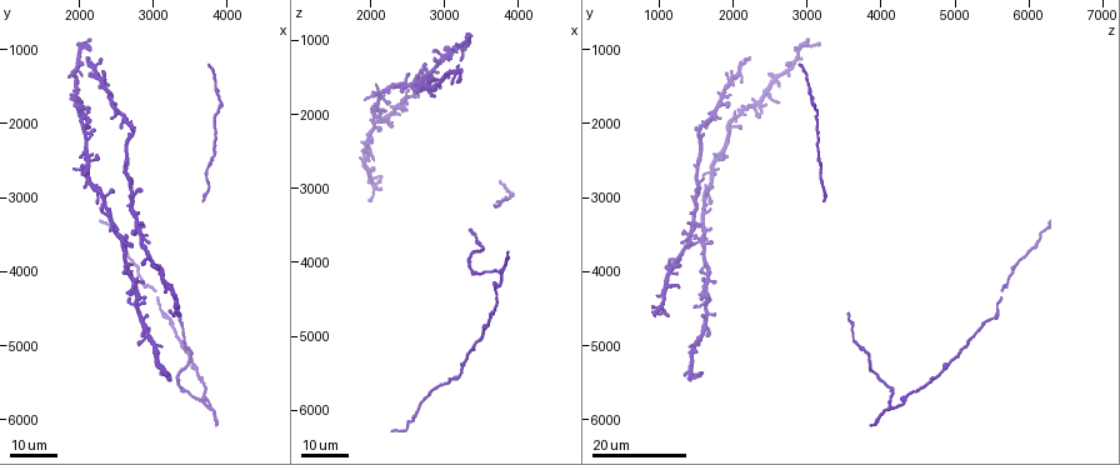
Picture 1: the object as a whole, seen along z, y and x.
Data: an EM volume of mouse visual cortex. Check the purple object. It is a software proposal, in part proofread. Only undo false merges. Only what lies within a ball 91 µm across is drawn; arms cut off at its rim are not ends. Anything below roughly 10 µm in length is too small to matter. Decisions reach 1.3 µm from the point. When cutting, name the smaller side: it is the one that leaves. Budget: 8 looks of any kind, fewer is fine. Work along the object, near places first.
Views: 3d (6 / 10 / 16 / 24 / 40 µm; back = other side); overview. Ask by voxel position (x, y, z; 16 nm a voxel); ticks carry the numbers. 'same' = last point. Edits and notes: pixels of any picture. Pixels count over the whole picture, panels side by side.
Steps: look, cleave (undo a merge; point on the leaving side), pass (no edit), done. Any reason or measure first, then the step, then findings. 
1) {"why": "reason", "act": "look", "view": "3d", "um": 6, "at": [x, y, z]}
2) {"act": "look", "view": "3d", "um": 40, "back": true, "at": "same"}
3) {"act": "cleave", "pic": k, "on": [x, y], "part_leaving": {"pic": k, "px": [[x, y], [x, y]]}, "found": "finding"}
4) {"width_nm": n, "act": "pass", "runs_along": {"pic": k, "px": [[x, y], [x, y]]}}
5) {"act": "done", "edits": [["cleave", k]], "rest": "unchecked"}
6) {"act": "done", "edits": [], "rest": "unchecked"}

{"why": "three arms meet", "act": "look", "view": "3d", "um": 24, "at": [2000, 1200, 2800]}

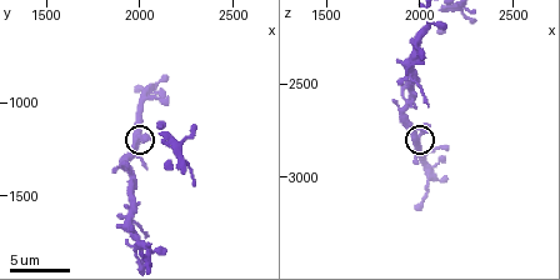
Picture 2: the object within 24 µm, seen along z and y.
{"act": "look", "view": "3d", "um": 6, "at": [1960, 1220, 2760]}

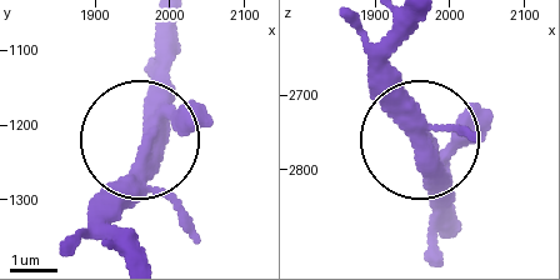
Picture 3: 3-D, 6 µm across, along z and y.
{"arms": 3, "act": "pass", "runs_along": {"pic": 3, "px": [[133, 258], [118, 198], [153, 114], [153, 59]]}, "found": "continuous, no second neuron"}

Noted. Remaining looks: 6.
{"why": "calibre changes", "act": "look", "view": "3d", "um": 16, "at": [3850, 1850, 3100]}

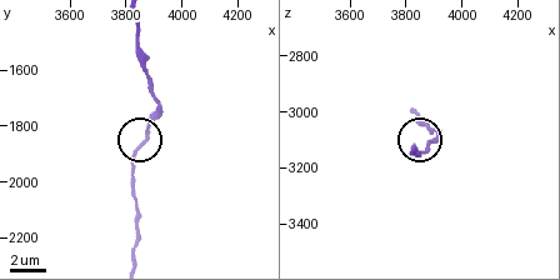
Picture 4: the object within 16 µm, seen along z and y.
{"act": "look", "view": "3d", "um": 10, "at": [3880, 1830, 3130]}

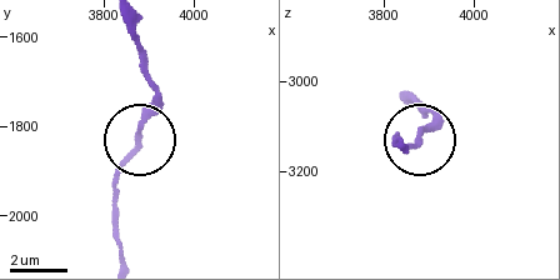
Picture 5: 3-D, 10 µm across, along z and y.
{"act": "look", "view": "3d", "um": 6, "at": [3885, 1825, 3130]}

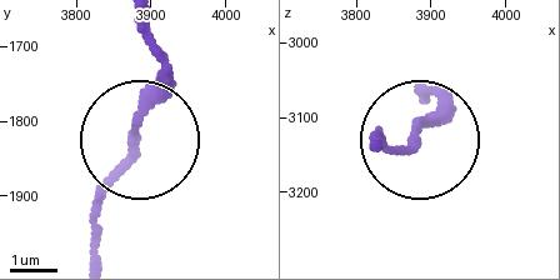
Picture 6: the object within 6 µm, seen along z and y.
{"width_nm": 180, "act": "pass", "found": "all the same neuron"}

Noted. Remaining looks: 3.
{"why": "calibre changes", "act": "look", "view": "3d", "um": 16, "at": [2700, 2100, 1550]}

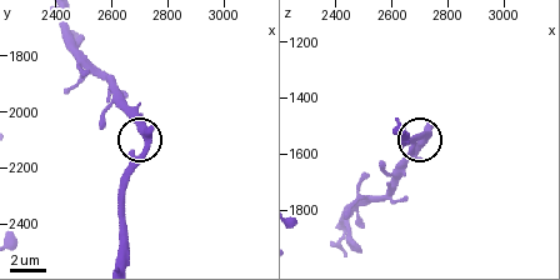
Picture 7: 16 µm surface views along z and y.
{"why": "closer look", "act": "look", "view": "3d", "um": 6, "at": "same"}

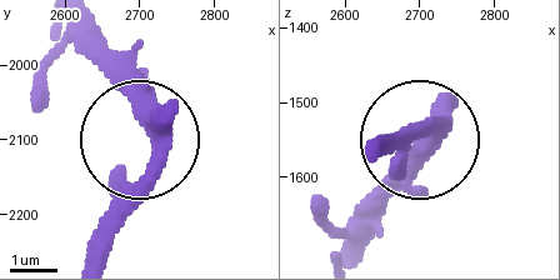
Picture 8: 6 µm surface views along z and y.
{"act": "pass", "runs_along": {"pic": 8, "px": [[103, 258], [106, 210], [146, 161], [150, 126], [70, 34]]}, "found": "all the same neuron"}

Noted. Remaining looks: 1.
{"act": "done", "edits": [], "rest": "unchecked"}

